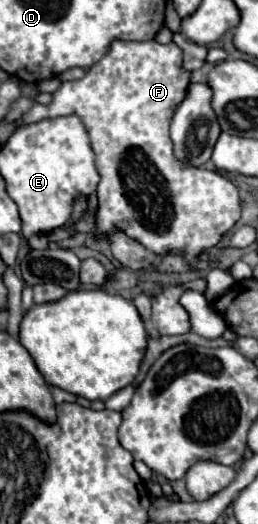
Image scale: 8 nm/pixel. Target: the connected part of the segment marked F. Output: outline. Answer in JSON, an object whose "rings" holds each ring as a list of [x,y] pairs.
{"rings":[[[155,39],[141,43],[113,41],[109,53],[95,63],[83,79],[63,83],[53,93],[53,101],[49,105],[35,103],[25,115],[21,115],[21,119],[17,119],[17,125],[21,127],[59,115],[81,117],[95,151],[95,167],[101,175],[97,187],[99,207],[95,211],[93,233],[109,239],[111,233],[121,231],[157,255],[181,253],[185,263],[195,267],[199,263],[199,255],[205,249],[215,247],[221,237],[235,227],[241,217],[241,201],[237,187],[227,177],[215,171],[193,167],[175,157],[173,141],[169,137],[169,123],[189,85],[189,73],[181,69],[181,61],[183,51],[175,43],[161,45]]]}

